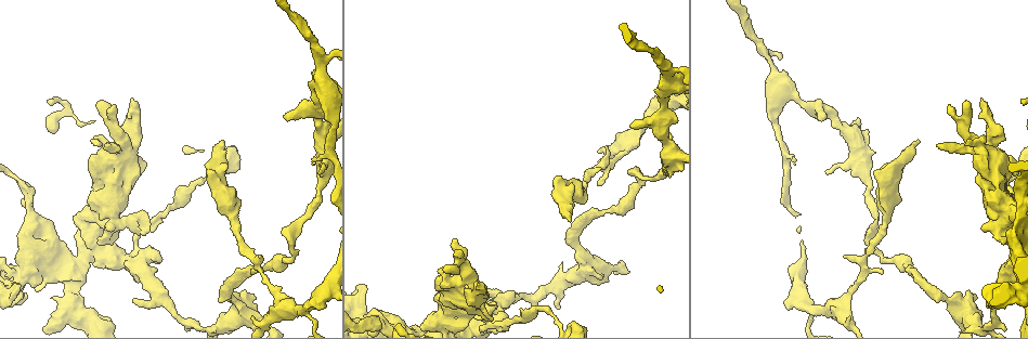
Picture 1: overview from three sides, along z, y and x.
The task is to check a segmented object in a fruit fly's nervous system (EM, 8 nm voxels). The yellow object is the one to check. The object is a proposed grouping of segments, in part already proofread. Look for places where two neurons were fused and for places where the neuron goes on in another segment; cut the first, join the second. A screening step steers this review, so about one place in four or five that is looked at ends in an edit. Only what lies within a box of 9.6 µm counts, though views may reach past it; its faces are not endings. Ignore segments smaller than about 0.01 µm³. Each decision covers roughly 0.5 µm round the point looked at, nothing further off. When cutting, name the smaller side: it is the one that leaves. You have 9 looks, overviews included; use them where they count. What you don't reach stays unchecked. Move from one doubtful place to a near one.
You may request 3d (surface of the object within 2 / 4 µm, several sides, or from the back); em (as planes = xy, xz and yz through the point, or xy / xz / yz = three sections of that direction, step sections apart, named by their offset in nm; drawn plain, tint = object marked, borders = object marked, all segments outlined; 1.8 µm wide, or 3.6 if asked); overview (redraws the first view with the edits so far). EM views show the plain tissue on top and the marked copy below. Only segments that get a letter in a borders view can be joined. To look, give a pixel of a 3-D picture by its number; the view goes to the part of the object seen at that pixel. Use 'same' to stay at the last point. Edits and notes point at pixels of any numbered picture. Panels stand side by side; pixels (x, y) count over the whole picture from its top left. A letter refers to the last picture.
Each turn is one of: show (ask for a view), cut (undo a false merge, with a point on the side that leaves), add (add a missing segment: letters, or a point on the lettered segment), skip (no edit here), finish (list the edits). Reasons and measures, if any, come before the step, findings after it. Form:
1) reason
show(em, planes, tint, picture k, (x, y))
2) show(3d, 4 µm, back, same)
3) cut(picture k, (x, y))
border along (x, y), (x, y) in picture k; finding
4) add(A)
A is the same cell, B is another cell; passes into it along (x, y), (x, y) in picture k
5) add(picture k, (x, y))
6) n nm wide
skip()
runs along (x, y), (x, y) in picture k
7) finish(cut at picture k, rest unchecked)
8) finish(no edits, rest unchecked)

calibre changes
show(3d, 4 µm, picture 1, (1008, 213))

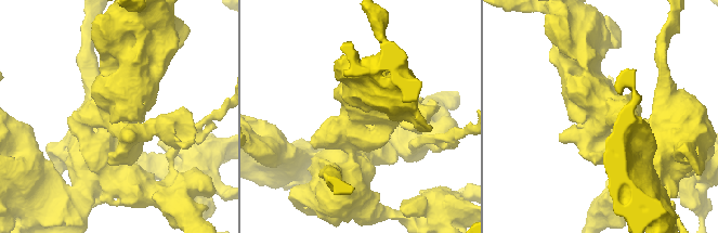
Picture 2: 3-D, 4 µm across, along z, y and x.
shape alone is not enough
show(em, planes, borders, picture 2, (376, 114))

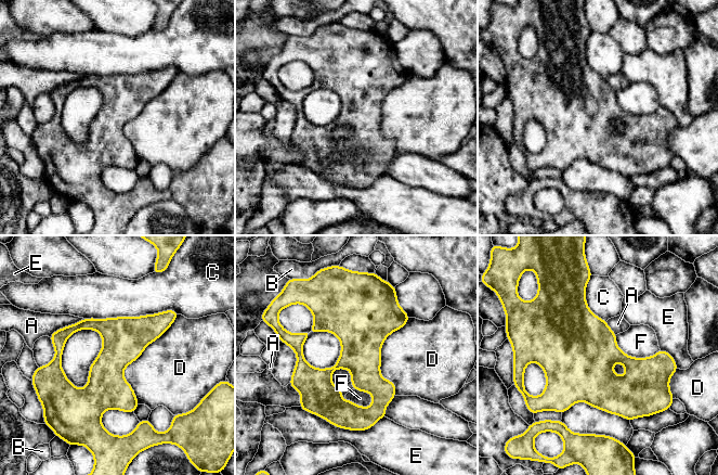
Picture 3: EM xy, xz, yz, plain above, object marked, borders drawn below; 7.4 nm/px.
D touches over 700 nm
skip()
A, B, C, D, E and F are other cells; continuous, no second neuron

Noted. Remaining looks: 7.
an open end
show(3d, 4 µm, picture 1, (951, 106))

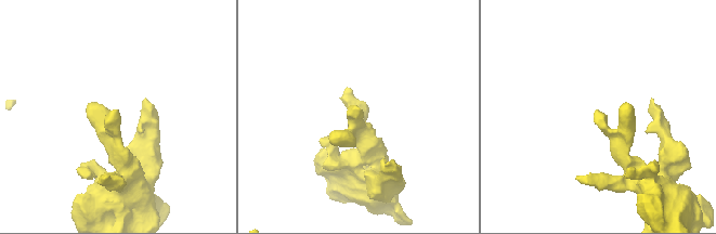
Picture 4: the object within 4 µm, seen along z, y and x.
need the tissue
show(em, planes, borders, picture 4, (352, 105))

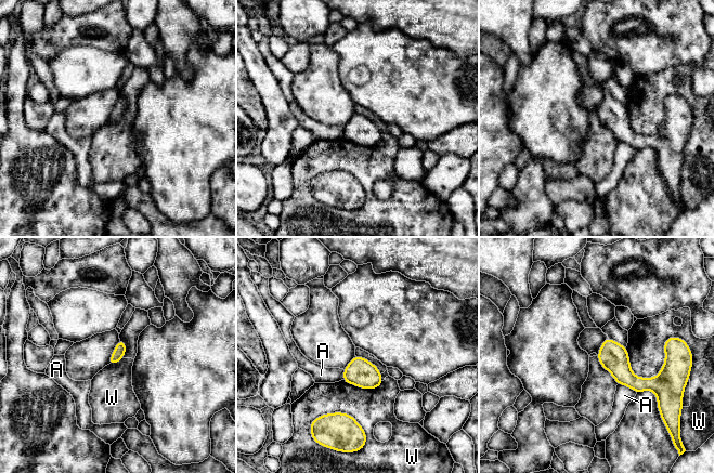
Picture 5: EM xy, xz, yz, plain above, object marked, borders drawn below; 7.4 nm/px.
skip()
A and W are other cells; border along (672, 336), (660, 371), (635, 376) in picture 5; none of them fits

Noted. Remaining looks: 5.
abrupt turn
show(3d, 4 µm, picture 1, (880, 253))

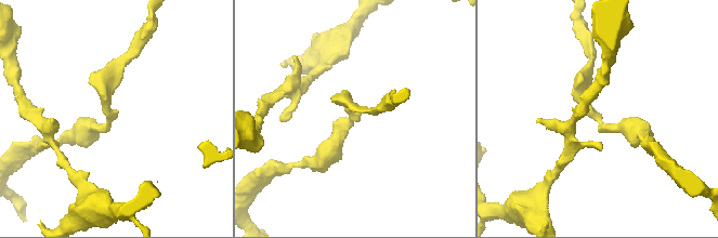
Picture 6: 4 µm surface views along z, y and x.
arms of 200, 320 nm
show(em, planes, borders, picture 6, (597, 118))

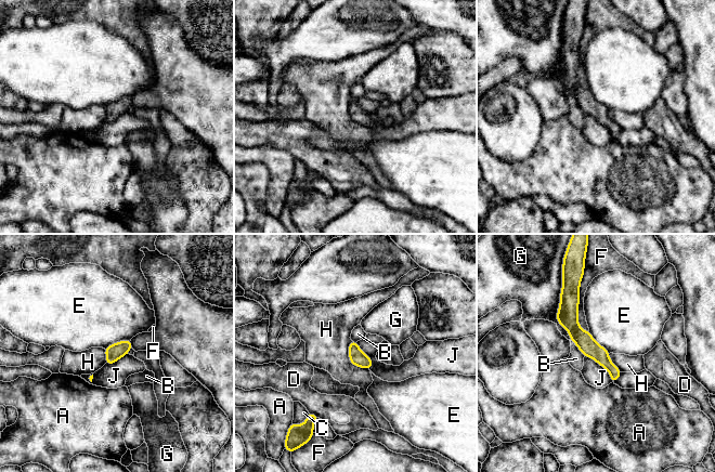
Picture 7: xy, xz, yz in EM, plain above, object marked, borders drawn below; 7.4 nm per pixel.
120 nm wide
cut(picture 7, (584, 341))
A, B, C, D, E, F, G, H and J are other cells; two neurons meet here

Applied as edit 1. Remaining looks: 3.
finish(cut at picture 7, rest unchecked)

